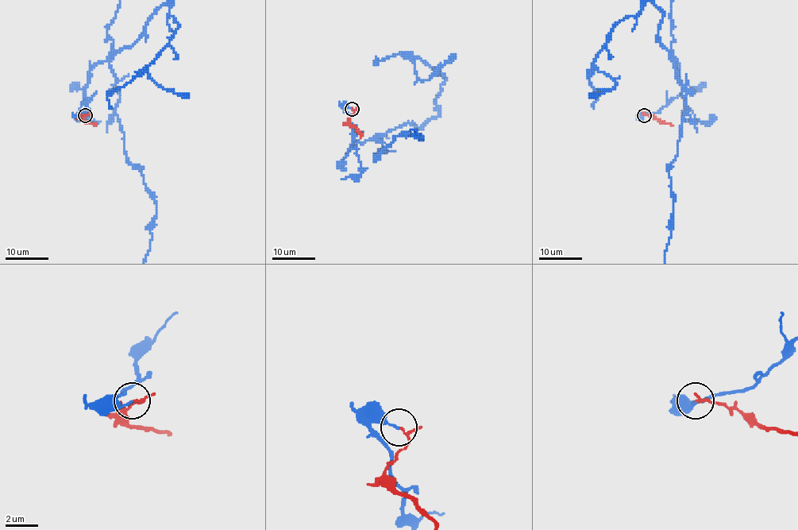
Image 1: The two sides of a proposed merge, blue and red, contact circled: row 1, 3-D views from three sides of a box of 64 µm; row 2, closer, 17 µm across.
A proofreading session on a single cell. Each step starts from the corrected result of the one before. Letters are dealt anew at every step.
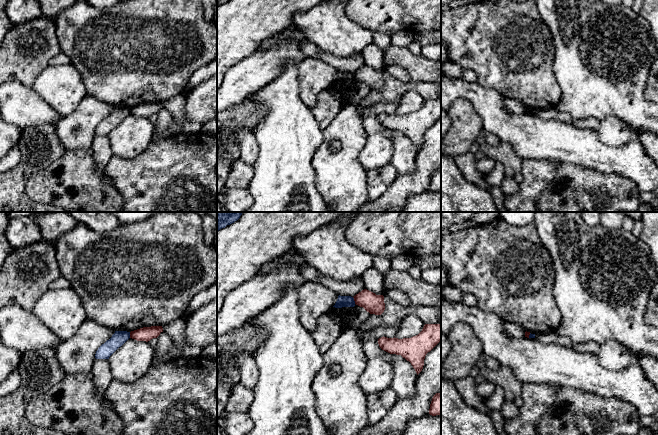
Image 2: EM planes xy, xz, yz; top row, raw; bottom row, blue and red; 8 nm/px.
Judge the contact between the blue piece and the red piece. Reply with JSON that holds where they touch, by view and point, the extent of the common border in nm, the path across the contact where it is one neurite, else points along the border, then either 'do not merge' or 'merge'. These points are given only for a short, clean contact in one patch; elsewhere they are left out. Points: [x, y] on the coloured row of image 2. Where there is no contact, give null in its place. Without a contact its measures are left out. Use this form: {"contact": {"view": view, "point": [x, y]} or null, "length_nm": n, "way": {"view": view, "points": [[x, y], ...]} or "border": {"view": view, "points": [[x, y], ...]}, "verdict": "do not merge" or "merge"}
{"contact": {"view": "xz", "point": [353, 300]}, "length_nm": 60, "border": {"view": "xz", "points": [[352, 297], [355, 303]]}, "verdict": "do not merge"}

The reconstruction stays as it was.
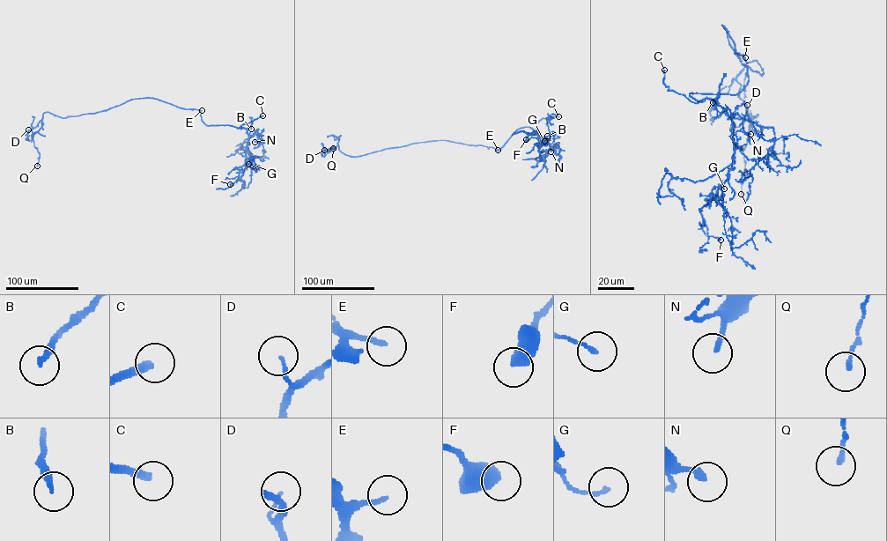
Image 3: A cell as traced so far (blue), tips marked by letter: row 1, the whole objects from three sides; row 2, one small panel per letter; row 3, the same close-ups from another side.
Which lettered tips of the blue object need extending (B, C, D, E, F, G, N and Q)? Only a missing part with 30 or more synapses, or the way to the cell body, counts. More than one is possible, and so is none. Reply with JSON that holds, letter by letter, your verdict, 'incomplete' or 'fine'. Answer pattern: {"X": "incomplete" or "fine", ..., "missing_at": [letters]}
{"B": "incomplete", "C": "incomplete", "D": "fine", "E": "incomplete", "F": "fine", "G": "fine", "N": "fine", "Q": "fine", "missing_at": ["B", "C", "E"]}

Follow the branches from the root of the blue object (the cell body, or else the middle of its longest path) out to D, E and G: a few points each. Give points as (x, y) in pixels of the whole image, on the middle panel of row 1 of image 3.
D: (462, 144), (429, 141), (356, 157), (342, 152), (338, 145), (324, 150)
E: (462, 144), (498, 150)
G: (462, 144), (491, 147), (498, 151), (518, 129), (526, 127), (543, 138), (543, 144), (543, 140), (544, 141)

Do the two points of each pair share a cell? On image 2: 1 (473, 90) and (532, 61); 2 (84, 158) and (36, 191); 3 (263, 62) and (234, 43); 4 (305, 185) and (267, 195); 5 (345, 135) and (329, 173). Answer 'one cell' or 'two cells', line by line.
1: two cells
2: one cell
3: two cells
4: one cell
5: one cell

